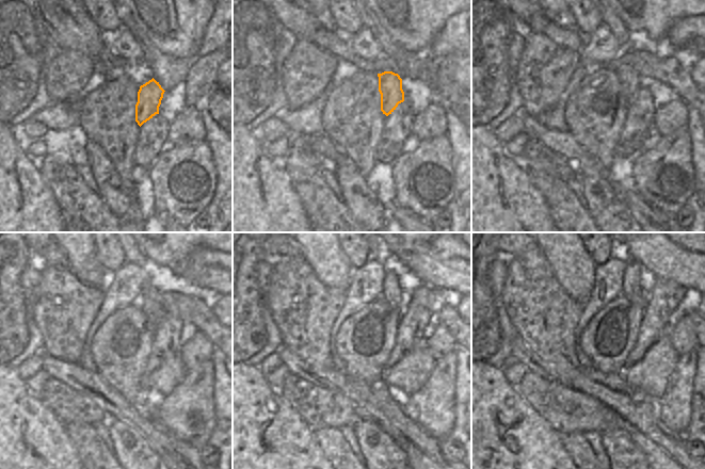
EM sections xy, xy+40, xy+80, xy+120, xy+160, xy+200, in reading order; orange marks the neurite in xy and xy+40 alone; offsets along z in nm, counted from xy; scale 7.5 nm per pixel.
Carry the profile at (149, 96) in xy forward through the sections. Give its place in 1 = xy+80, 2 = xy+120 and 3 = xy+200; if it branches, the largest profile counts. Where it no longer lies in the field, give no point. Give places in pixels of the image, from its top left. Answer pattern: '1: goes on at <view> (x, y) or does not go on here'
1: goes on at xy+80 (629, 79)
2: goes on at xy+120 (148, 302)
3: goes on at xy+200 (630, 286)

